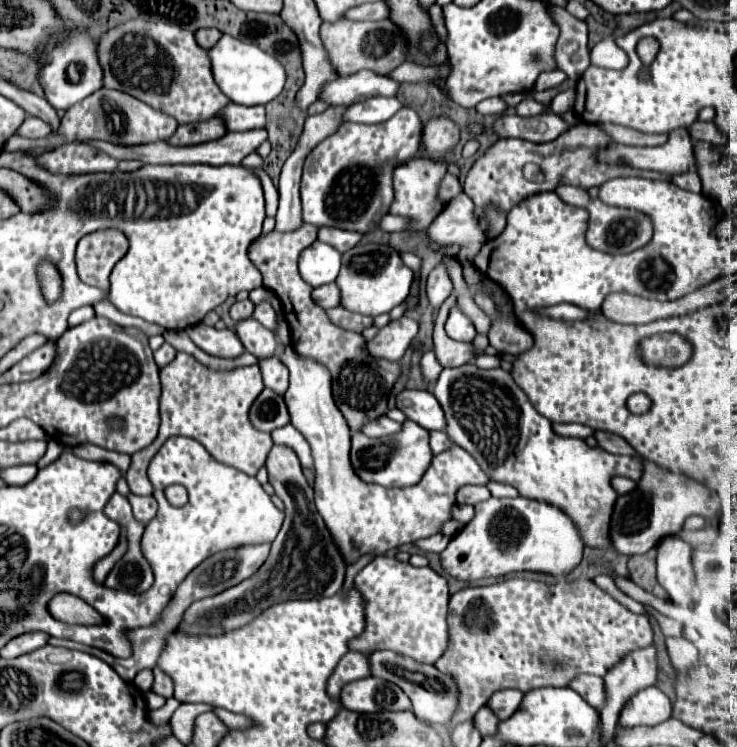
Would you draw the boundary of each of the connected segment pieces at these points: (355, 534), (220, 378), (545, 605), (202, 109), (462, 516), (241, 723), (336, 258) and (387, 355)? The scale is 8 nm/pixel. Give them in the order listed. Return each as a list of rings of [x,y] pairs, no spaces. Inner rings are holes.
[[[286,347],[286,351],[282,353],[280,359],[290,369],[290,387],[284,393],[284,399],[288,403],[288,411],[292,417],[290,423],[306,437],[306,441],[312,447],[314,469],[316,469],[314,503],[316,503],[316,509],[322,515],[324,523],[328,523],[332,535],[336,535],[336,543],[340,543],[340,551],[344,551],[346,563],[354,563],[364,553],[382,555],[388,549],[400,547],[404,543],[414,543],[418,539],[426,539],[436,533],[442,533],[442,525],[452,519],[452,507],[456,505],[456,491],[462,485],[486,485],[490,481],[490,477],[482,471],[482,467],[476,463],[476,459],[468,451],[464,451],[458,445],[452,445],[450,449],[442,451],[440,455],[436,455],[432,459],[428,471],[422,475],[420,483],[416,483],[412,487],[386,489],[386,487],[372,485],[372,483],[360,483],[360,479],[356,479],[356,473],[352,471],[352,465],[348,459],[350,431],[348,431],[348,425],[344,423],[344,417],[338,411],[338,407],[334,405],[328,369],[316,361],[300,359],[300,355],[296,355],[296,351],[292,351],[292,347]]]
[[[178,353],[172,363],[160,369],[162,395],[160,395],[160,433],[152,445],[144,451],[132,455],[132,465],[126,471],[126,481],[132,493],[152,495],[154,487],[146,475],[150,459],[158,453],[162,443],[172,435],[184,435],[200,441],[206,451],[220,463],[240,469],[248,475],[256,475],[264,465],[264,459],[272,447],[270,433],[258,431],[250,419],[248,411],[254,399],[262,393],[262,373],[258,365],[252,367],[234,367],[228,371],[216,371],[200,363],[194,355]],[[184,415],[184,423],[182,423]]]
[[[590,579],[556,583],[498,581],[486,587],[466,587],[450,597],[448,625],[450,647],[436,661],[436,667],[454,675],[460,687],[460,703],[450,727],[472,719],[476,711],[488,703],[492,693],[500,689],[520,689],[526,693],[538,687],[568,687],[568,683],[580,673],[604,677],[608,667],[614,667],[620,657],[636,647],[646,647],[654,637],[646,615],[632,613],[610,593],[596,587]]]
[[[130,19],[98,39],[98,63],[104,71],[104,85],[120,89],[154,109],[172,115],[180,125],[212,119],[230,99],[218,89],[208,51],[204,51],[192,31],[158,21]]]
[[[456,505],[454,507],[454,519],[468,523],[472,517],[474,517],[474,507],[470,507],[470,505]]]
[[[212,709],[216,713],[216,717],[222,717],[222,721],[226,723],[226,727],[230,729],[240,729],[240,727],[248,727],[248,719],[244,719],[242,715],[236,715],[236,713],[230,713],[226,709]]]
[[[324,241],[312,243],[312,247],[306,247],[300,255],[300,275],[312,287],[336,281],[340,267],[342,253]]]
[[[404,315],[382,327],[378,335],[372,341],[368,341],[368,351],[372,351],[374,357],[398,361],[410,347],[416,333],[418,333],[418,323]]]

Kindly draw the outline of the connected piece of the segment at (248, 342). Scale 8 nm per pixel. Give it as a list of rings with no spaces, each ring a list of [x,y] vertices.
[[[254,317],[238,321],[236,323],[236,335],[240,337],[244,349],[250,351],[252,355],[256,355],[258,359],[264,359],[264,357],[276,353],[276,345],[278,345],[276,335],[272,331],[268,331]]]

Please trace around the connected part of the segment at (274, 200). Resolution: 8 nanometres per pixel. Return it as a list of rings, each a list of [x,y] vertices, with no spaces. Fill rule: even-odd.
[[[256,167],[252,169],[256,173],[256,177],[262,181],[262,187],[264,187],[264,197],[266,197],[266,215],[274,215],[276,213],[276,207],[278,207],[278,189],[274,187],[270,175],[262,169],[262,167]]]

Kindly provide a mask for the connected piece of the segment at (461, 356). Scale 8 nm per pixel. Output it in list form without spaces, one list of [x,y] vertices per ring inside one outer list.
[[[451,294],[448,299],[443,303],[439,310],[439,314],[436,319],[436,327],[434,327],[434,349],[436,349],[436,355],[440,359],[440,363],[444,367],[460,367],[468,361],[472,361],[476,357],[476,349],[474,349],[474,343],[468,343],[468,341],[454,341],[446,335],[444,331],[444,325],[448,318],[450,309],[457,302],[457,297]]]

